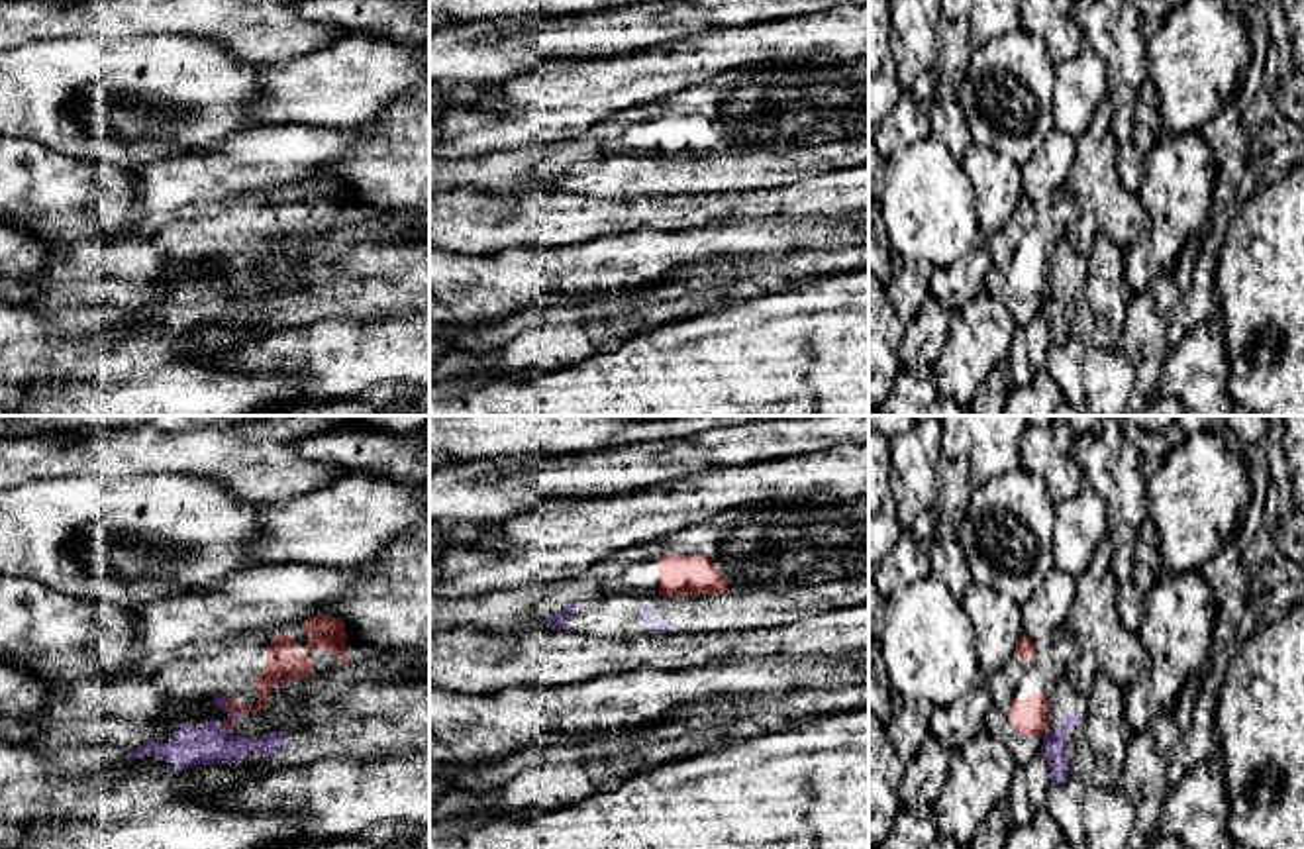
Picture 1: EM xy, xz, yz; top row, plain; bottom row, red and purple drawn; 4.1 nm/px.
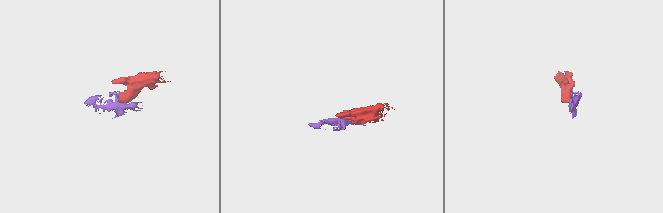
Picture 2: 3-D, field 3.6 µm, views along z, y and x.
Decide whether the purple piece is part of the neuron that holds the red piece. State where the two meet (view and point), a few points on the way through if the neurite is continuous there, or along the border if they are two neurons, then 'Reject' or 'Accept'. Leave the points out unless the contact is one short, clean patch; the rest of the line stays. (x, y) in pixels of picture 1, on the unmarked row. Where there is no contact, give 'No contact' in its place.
Touches red at xy (228, 269). Reject

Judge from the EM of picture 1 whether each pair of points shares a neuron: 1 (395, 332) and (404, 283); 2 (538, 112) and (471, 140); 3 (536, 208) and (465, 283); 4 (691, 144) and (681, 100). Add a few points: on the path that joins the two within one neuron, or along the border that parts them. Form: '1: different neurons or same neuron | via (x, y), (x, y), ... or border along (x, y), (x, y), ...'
1: different neurons | border along (408, 310), (397, 316), (353, 320)
2: same neuron | via (522, 126), (487, 130)
3: different neurons | border along (538, 246), (514, 246), (491, 253), (450, 253)
4: same neuron | via (691, 134), (687, 110)

